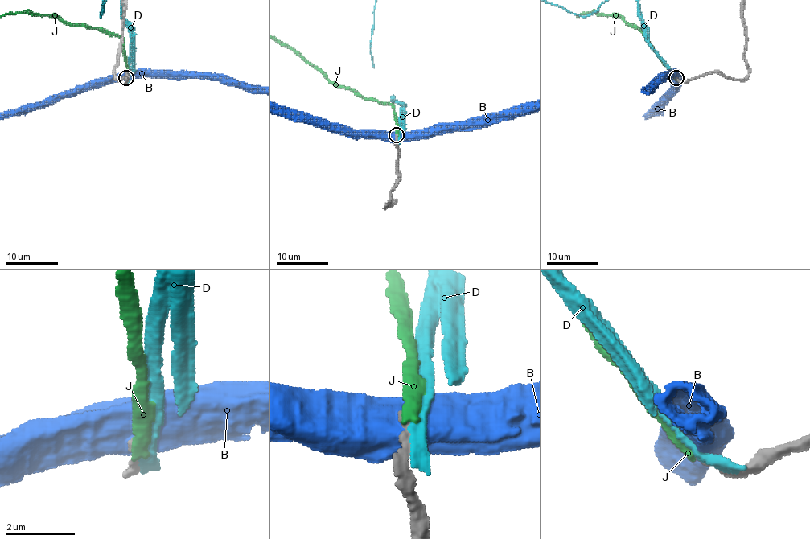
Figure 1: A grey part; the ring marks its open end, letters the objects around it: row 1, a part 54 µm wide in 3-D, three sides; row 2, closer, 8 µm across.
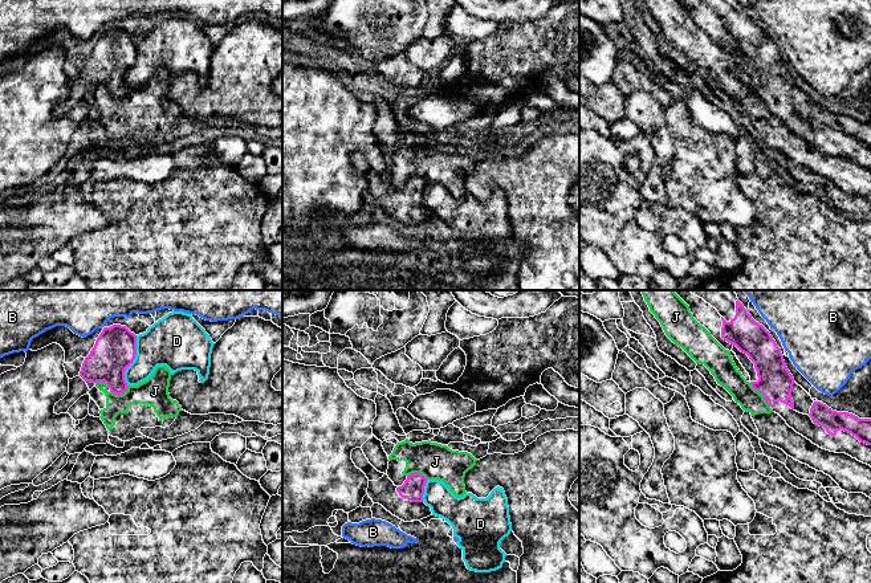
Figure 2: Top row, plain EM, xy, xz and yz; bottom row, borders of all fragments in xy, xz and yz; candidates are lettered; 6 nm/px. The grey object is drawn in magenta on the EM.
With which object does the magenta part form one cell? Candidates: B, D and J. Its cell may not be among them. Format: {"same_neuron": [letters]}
{"same_neuron": []}

